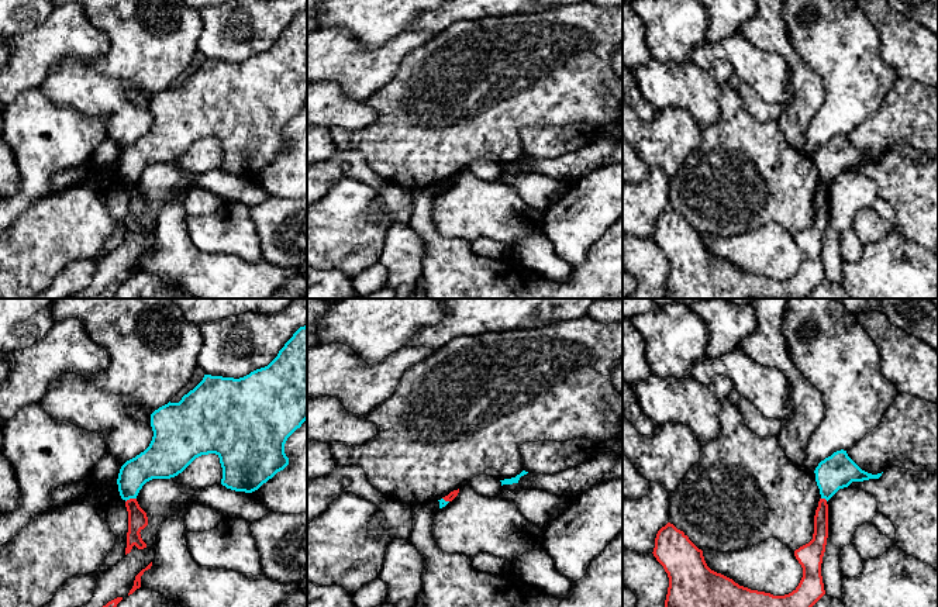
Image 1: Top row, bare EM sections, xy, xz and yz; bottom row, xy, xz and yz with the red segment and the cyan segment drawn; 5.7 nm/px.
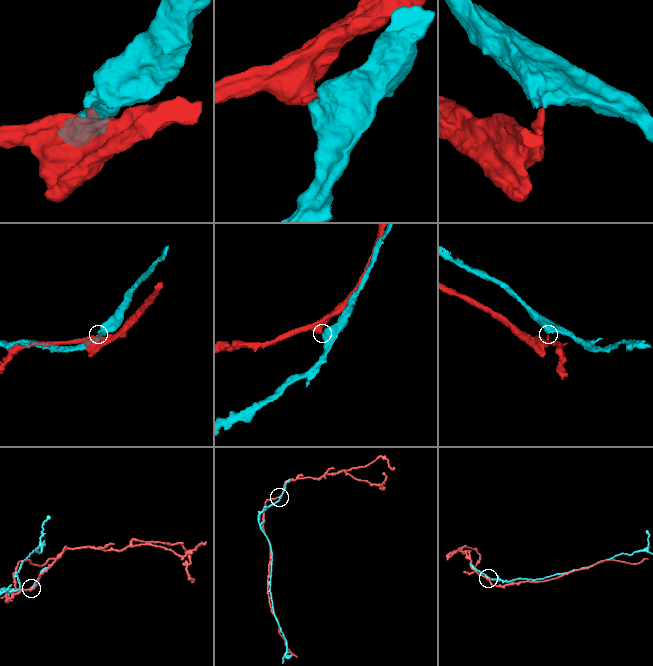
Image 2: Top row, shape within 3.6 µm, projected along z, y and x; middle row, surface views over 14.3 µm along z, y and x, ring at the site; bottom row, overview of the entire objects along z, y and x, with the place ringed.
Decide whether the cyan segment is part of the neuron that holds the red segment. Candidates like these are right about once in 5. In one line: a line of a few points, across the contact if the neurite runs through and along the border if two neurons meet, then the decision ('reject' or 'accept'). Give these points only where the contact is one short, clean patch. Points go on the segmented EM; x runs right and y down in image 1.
xy (135, 497), (130, 497), (126, 502) | reject

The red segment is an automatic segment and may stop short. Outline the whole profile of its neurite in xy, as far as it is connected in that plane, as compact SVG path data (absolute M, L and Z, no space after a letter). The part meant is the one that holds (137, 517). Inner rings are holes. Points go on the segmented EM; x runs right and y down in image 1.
M137 499L125 501L128 511L128 532L127 532L127 548L125 555L131 552L135 545L138 549L146 548L146 544L141 538L141 531L148 525L146 513L139 507Z

